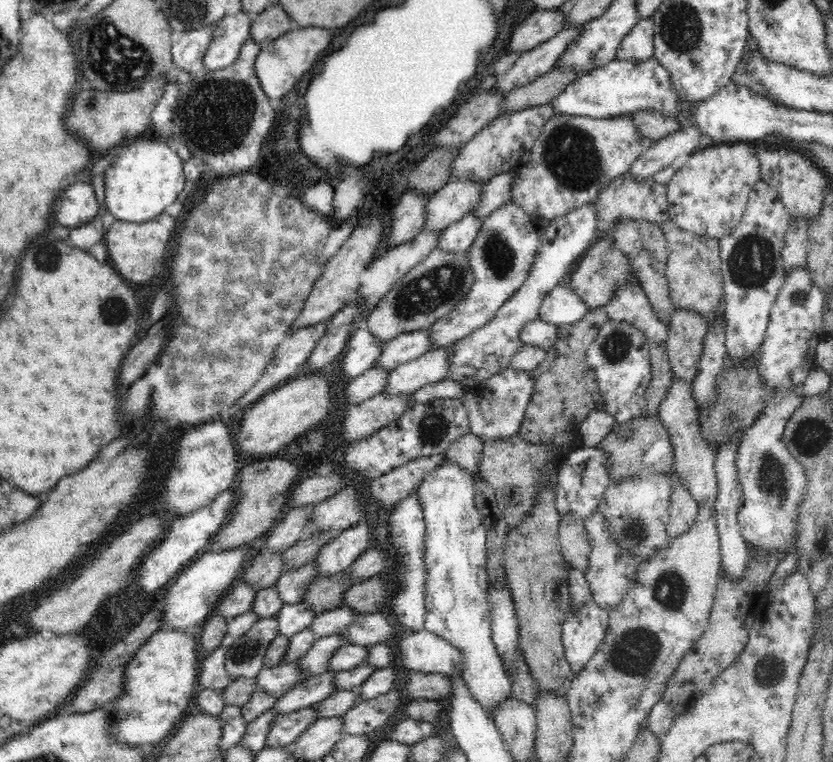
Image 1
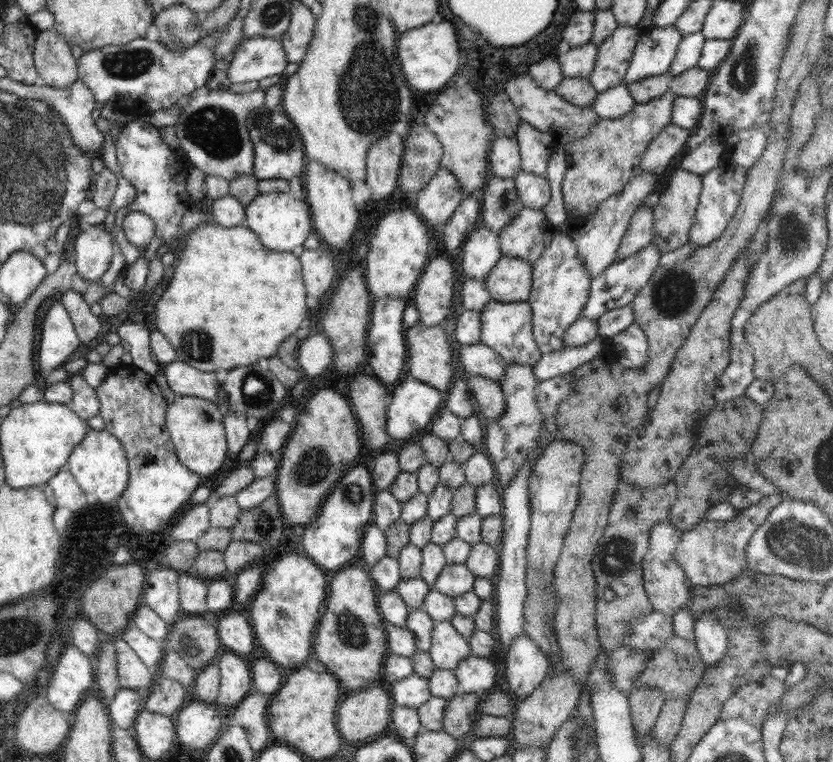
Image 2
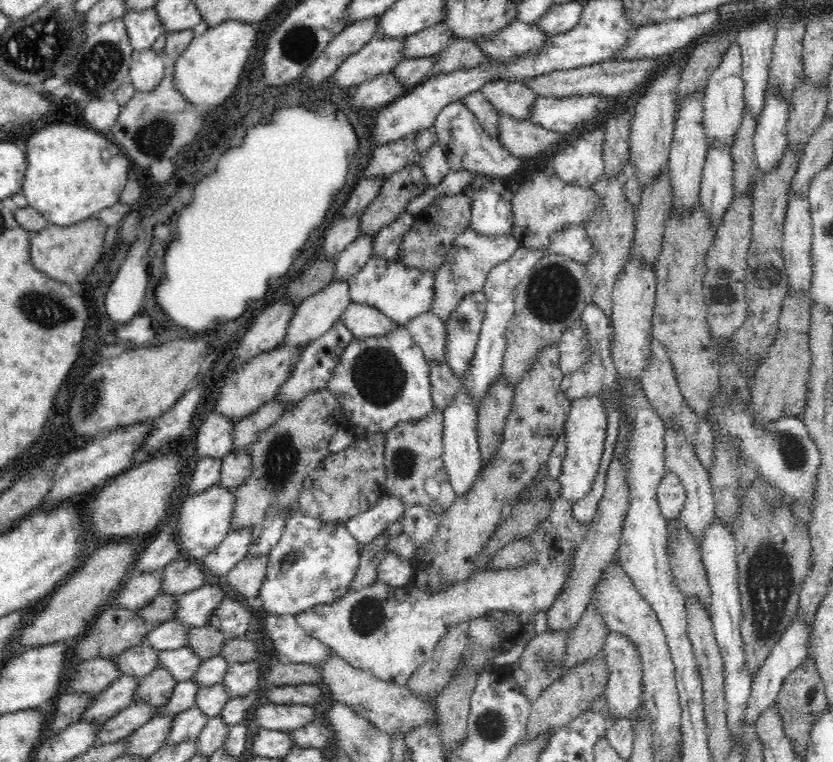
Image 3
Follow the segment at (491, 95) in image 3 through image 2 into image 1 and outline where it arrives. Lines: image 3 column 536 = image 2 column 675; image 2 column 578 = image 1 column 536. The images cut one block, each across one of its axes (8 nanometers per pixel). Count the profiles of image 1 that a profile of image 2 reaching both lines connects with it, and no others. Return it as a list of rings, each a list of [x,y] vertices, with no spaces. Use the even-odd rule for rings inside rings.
[[[559,113],[544,124],[530,153],[523,155],[510,196],[529,215],[551,221],[589,204],[607,184],[628,172],[634,161],[654,144],[640,134],[629,116],[596,119]]]

